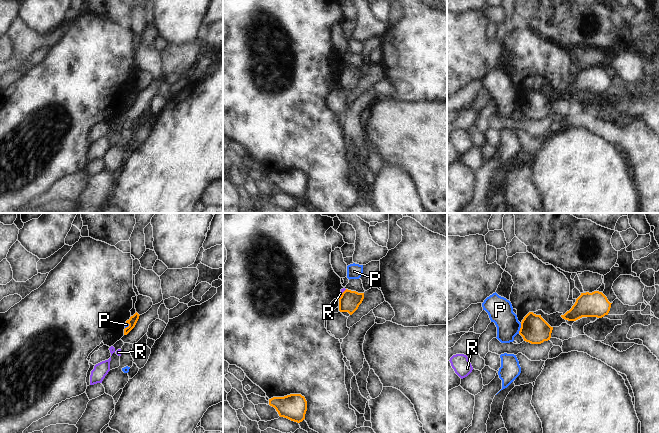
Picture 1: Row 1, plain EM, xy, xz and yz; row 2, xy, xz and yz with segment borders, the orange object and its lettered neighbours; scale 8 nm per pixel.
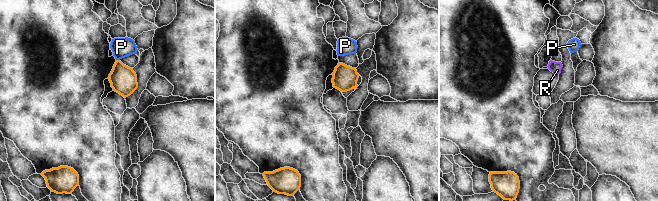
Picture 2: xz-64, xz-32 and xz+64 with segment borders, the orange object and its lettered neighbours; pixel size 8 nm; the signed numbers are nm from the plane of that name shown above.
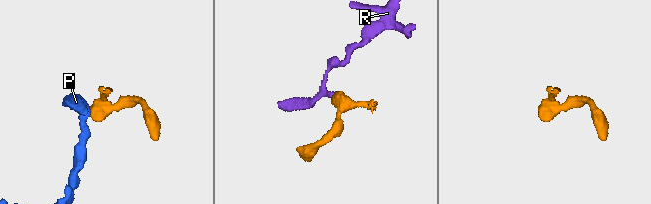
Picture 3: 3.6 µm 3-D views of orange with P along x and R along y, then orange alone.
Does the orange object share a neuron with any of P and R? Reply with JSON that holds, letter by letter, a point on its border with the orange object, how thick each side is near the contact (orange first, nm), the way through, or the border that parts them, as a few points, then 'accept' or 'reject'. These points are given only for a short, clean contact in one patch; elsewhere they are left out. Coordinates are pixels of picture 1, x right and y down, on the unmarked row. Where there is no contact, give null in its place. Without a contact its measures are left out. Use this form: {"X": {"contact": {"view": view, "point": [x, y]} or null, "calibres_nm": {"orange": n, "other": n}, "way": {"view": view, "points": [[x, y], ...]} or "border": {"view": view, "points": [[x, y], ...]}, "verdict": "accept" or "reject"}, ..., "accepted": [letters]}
{"P": {"contact": {"view": "yz", "point": [520, 104]}, "calibres_nm": {"orange": 220, "other": 200}, "border": {"view": "yz", "points": [[521, 99], [518, 109]]}, "verdict": "reject"}, "R": {"contact": {"view": "xz", "point": [342, 70]}, "calibres_nm": {"orange": 160, "other": 30}, "border": {"view": "xz", "points": [[346, 65], [339, 74]]}, "verdict": "reject"}, "accepted": []}

